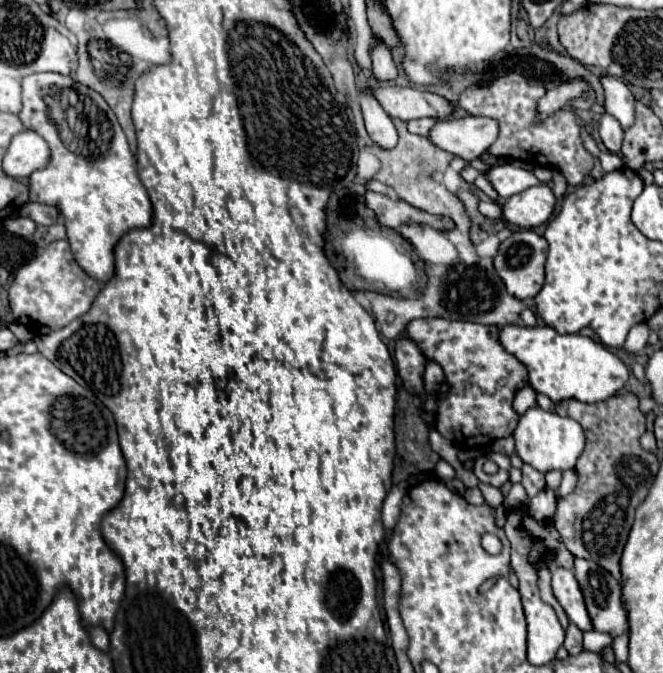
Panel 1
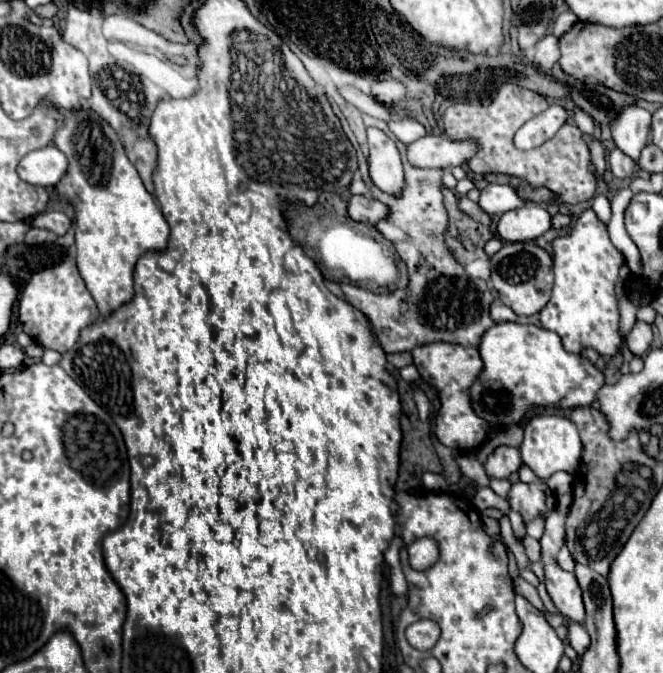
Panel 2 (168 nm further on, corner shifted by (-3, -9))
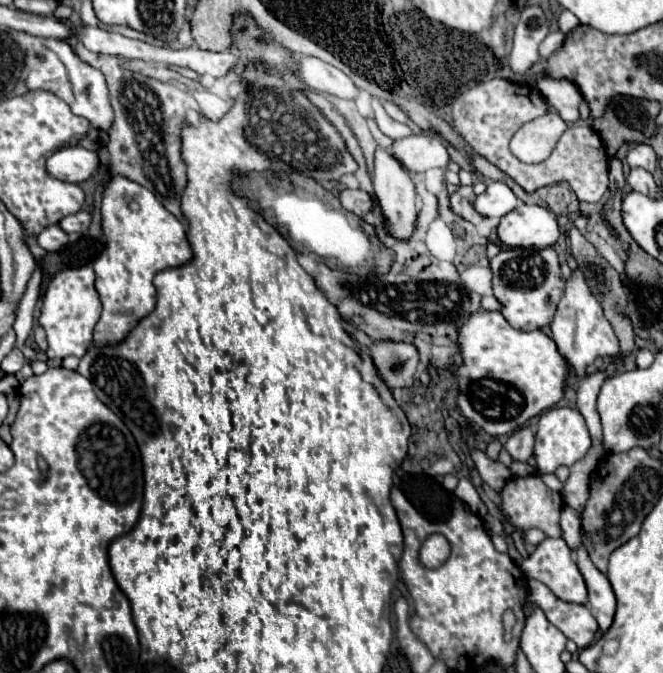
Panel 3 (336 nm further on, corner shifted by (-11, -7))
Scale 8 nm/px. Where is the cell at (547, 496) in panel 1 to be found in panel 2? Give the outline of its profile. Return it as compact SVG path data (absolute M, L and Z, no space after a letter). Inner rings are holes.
M545 513L537 515L533 521L527 523L527 535L531 535L533 539L541 539L543 533L545 533Z

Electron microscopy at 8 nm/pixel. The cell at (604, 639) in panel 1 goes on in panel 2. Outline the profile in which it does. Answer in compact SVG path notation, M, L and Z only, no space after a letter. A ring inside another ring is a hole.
M571 623L569 625L569 641L571 641L571 647L579 655L583 655L589 649L589 645L591 645L591 639L589 639L585 627L583 625L577 625L577 623Z

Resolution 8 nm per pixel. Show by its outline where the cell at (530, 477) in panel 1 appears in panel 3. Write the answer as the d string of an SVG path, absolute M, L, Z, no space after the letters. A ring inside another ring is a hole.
M529 475L529 477L511 477L505 487L499 493L501 505L499 511L509 519L509 523L519 529L527 531L531 527L541 529L547 537L561 537L561 527L559 527L559 511L563 507L563 497L557 491L551 491L539 475Z

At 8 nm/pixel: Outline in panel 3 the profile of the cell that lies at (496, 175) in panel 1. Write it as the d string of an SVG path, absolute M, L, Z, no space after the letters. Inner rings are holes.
M491 181L487 191L475 199L475 209L483 217L503 217L517 207L515 193L501 181Z

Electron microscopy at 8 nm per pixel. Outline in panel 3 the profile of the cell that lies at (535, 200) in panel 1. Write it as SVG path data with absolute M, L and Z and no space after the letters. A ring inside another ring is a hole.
M521 201L499 221L497 237L505 247L551 247L559 239L557 217L551 209Z

